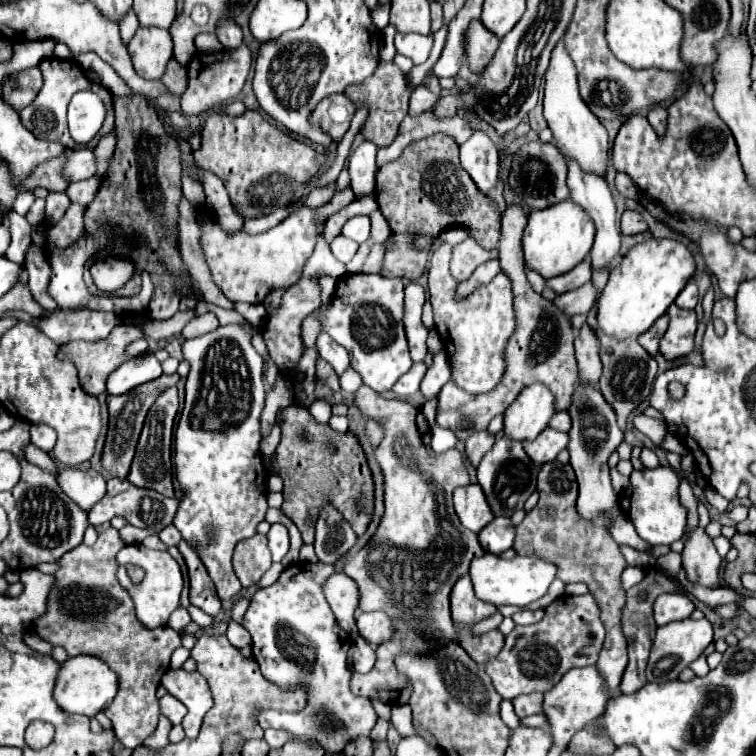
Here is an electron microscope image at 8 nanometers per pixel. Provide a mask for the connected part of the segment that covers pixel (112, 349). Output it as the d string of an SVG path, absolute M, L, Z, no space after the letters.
M118 325L112 329L112 333L106 337L106 339L100 339L100 341L72 341L68 343L68 347L62 349L64 357L72 357L72 361L76 363L78 367L78 373L80 373L80 385L86 393L90 395L100 395L104 393L104 385L106 385L106 379L108 375L120 365L124 363L124 349L130 341L136 341L140 337L140 331L132 325Z

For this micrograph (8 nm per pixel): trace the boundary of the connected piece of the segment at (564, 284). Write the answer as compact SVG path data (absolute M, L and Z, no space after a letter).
M582 261L572 271L564 273L564 275L558 275L558 277L552 277L552 279L546 279L546 287L550 287L556 295L560 295L560 293L582 287L586 281L590 281L590 277L592 277L590 265L586 261Z

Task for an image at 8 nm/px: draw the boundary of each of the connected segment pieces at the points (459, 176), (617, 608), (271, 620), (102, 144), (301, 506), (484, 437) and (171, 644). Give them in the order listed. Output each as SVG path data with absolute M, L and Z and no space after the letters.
M444 133L410 143L398 161L382 165L376 173L376 201L392 231L386 241L384 265L380 269L382 277L404 277L410 281L418 279L426 269L430 251L418 251L416 237L438 237L446 227L464 225L474 233L474 239L482 247L498 247L500 213L492 199L484 197L470 175L462 169L458 143L452 143L452 137Z
M544 463L538 473L538 505L526 513L524 521L516 527L514 549L518 555L540 555L546 561L558 565L558 579L564 583L586 583L590 593L596 597L600 605L600 619L606 627L606 641L600 651L596 667L608 681L612 693L618 693L618 685L622 681L622 673L626 669L626 637L622 631L622 609L626 599L626 589L622 587L620 575L626 569L626 561L618 551L618 545L600 525L588 525L576 511L578 485L572 467L566 463Z
M326 563L290 565L282 571L274 585L254 593L242 627L252 635L252 657L258 661L264 679L276 683L276 687L284 691L304 685L308 695L302 711L262 711L258 717L260 727L282 729L290 735L290 741L298 741L308 747L320 745L324 753L342 753L348 741L356 741L356 737L370 737L378 717L370 699L350 691L350 637L338 627L322 593L322 581L332 573L334 567Z
M112 127L110 133L106 133L104 137L100 137L96 149L94 149L94 155L96 155L96 161L98 161L98 175L102 177L108 169L108 159L112 157L114 153L114 147L116 147L116 127Z
M290 405L282 411L282 441L276 447L272 473L284 481L282 511L290 517L302 533L304 545L314 541L314 523L320 507L328 503L342 503L348 509L348 521L352 529L362 535L372 519L374 509L374 485L366 465L366 457L350 433L338 433L330 425L320 425L310 411Z
M482 429L482 433L472 433L468 439L466 439L466 457L478 465L478 461L482 459L482 455L494 445L496 437L488 431L488 429Z
M108 527L92 547L82 543L60 557L56 561L58 571L52 573L54 587L48 595L46 613L32 623L32 631L52 645L62 645L70 657L96 655L118 673L122 687L112 705L104 709L104 715L112 721L116 739L124 747L136 749L158 725L160 707L156 689L170 667L172 651L180 647L180 633L170 627L150 631L136 619L134 603L116 579L116 553L124 545L120 533Z

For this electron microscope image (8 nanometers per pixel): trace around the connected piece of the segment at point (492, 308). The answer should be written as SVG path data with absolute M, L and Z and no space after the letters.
M444 243L432 251L432 261L428 269L428 293L434 309L436 331L444 343L452 365L452 379L458 387L468 393L490 393L500 385L506 373L504 349L516 331L516 313L514 313L514 293L512 283L504 273L498 274L488 285L476 289L464 299L456 297L458 281L450 273L454 245Z

